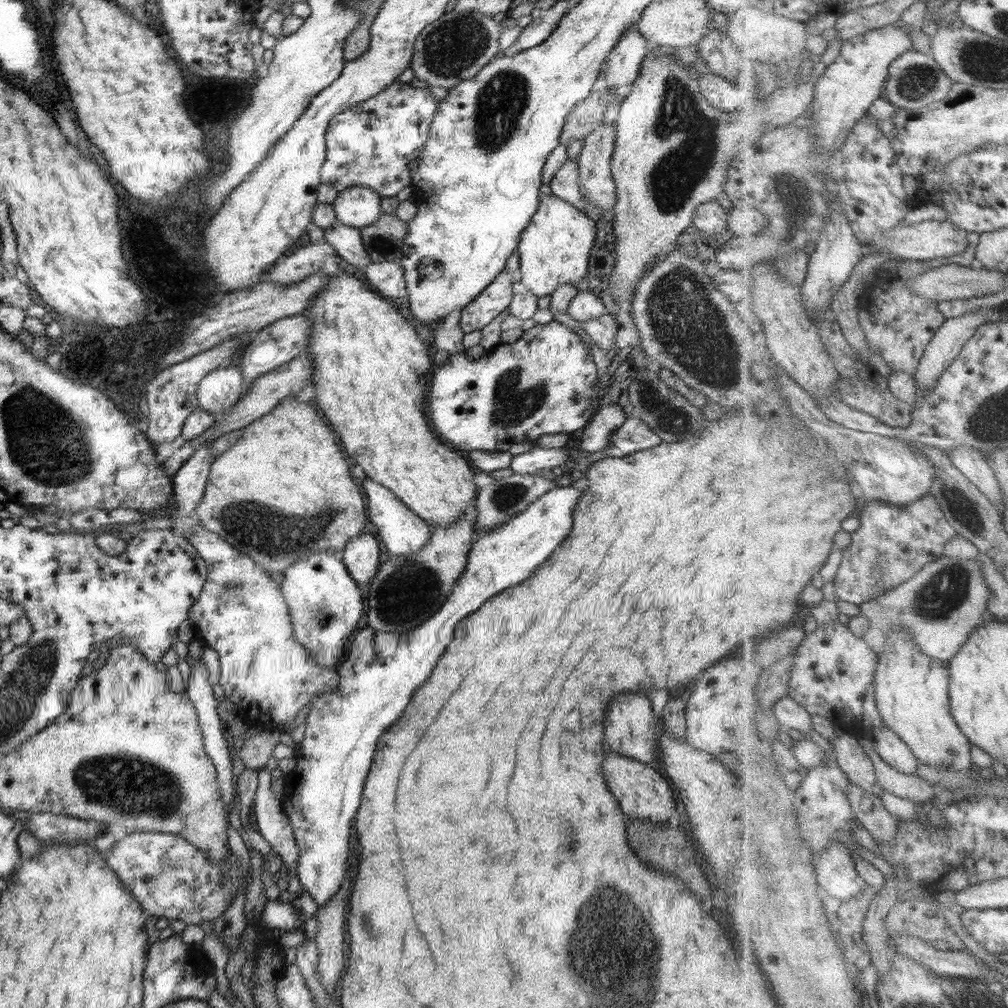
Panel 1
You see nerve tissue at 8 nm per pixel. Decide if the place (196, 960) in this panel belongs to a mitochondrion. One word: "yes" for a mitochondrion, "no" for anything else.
no

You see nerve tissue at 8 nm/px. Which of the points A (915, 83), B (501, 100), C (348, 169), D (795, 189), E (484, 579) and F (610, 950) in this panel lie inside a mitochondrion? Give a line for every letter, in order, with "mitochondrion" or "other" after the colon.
A: mitochondrion
B: mitochondrion
C: other
D: mitochondrion
E: other
F: mitochondrion

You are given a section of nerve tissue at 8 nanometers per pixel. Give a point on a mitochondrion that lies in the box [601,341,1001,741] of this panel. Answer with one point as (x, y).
(946, 593)

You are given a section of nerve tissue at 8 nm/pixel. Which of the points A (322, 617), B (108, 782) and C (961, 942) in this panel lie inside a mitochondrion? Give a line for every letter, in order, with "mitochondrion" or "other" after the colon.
A: mitochondrion
B: mitochondrion
C: other

